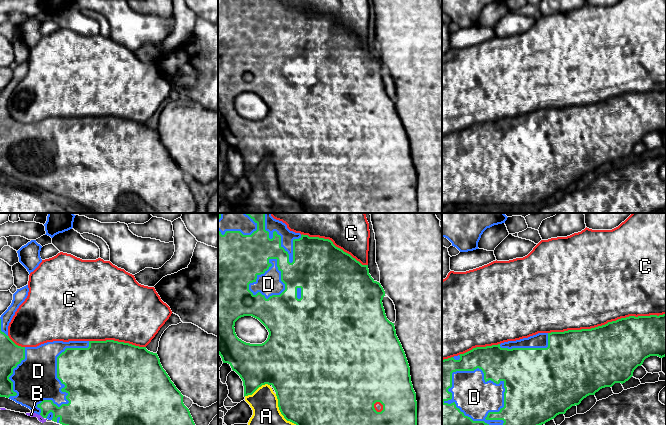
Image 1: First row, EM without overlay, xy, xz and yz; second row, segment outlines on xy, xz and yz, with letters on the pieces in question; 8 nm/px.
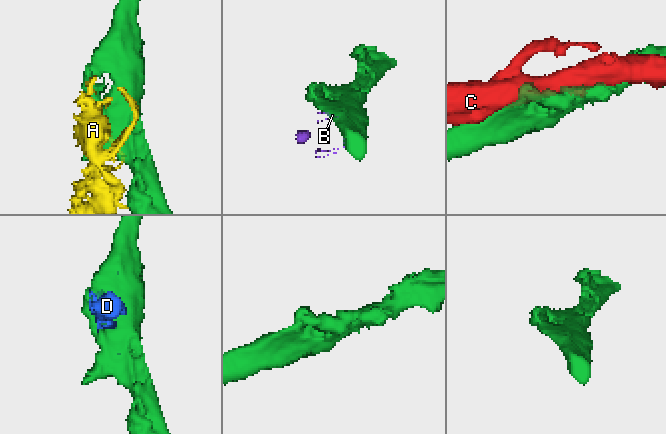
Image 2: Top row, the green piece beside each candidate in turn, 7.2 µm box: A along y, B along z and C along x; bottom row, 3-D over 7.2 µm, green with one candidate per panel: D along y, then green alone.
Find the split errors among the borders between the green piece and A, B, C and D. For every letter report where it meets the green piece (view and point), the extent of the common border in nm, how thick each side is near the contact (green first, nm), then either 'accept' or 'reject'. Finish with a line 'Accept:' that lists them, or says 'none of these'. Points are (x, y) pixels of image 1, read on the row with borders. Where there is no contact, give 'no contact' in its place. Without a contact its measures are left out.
A: contact xz (280, 411); length 300 nm; calibres 480 and 220 nm; reject
B: contact xy (41, 415); length 50 nm; calibres 180 and 50 nm; reject
C: contact yz (607, 323); length 950 nm; calibres 480 and 480 nm; reject
D: contact yz (504, 387); length 600 nm; calibres 500 and 300 nm; accept
Accept: D

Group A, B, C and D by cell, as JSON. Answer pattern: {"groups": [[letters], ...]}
{"groups": [["A"], ["B"], ["C"], ["D"]]}

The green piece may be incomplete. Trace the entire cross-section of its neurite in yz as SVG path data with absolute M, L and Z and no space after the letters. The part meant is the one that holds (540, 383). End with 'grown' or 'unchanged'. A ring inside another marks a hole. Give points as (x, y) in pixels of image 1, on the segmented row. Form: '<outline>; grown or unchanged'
M666 314L629 316L591 329L538 333L516 341L476 347L464 354L442 360L442 425L542 425L559 414L565 414L572 406L579 405L584 398L595 395L600 389L612 387L615 383L625 383L633 376L634 370L650 356L666 356Z; grown

